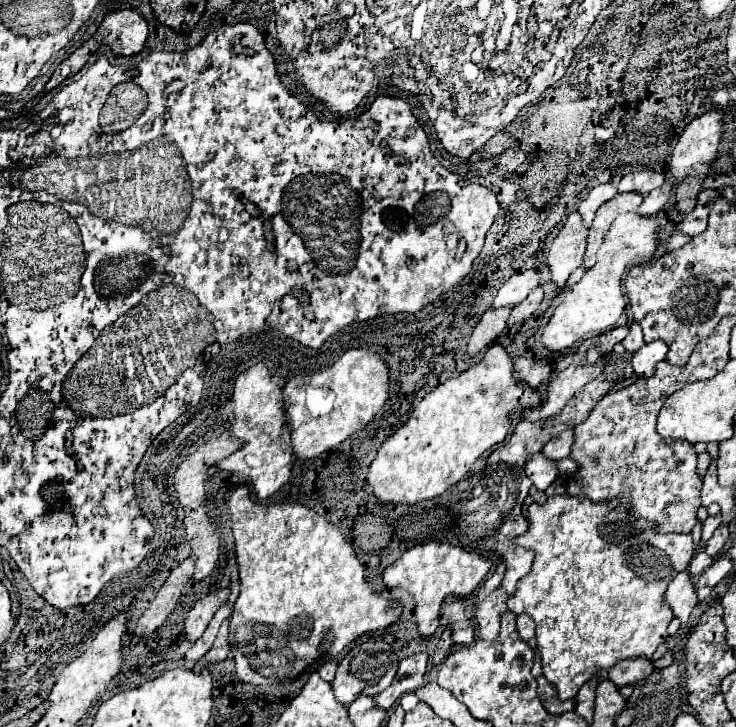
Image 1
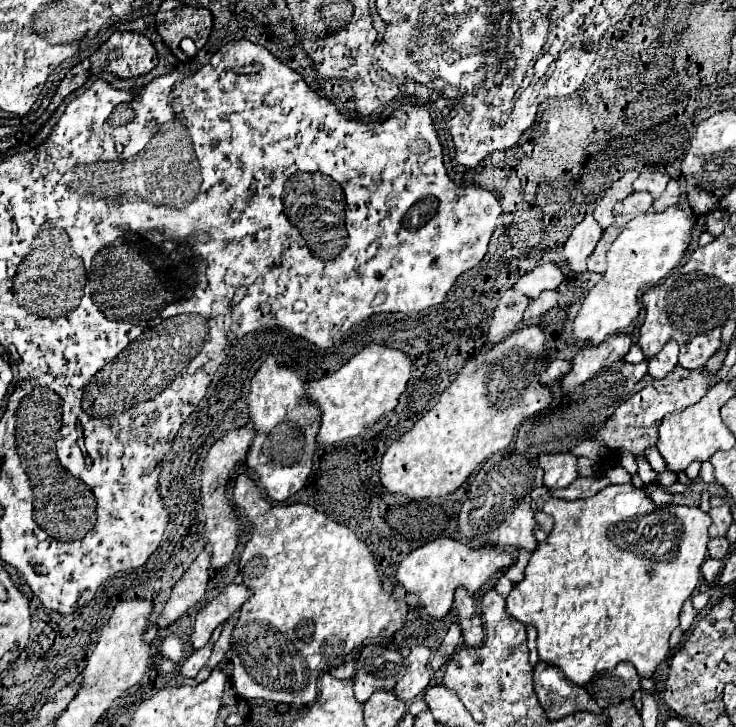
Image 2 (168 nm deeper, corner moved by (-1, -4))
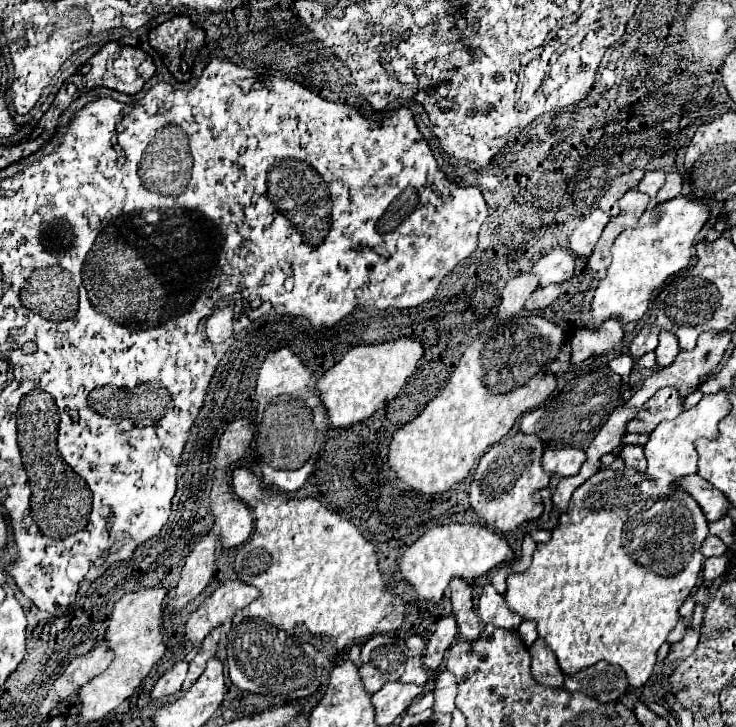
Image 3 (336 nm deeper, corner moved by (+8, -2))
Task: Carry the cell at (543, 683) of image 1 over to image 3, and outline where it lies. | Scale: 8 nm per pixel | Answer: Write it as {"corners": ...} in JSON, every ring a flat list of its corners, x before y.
{"corners":[[537,639,529,647,529,653,531,653,531,675,533,675,533,679,543,687,561,689,565,675,563,675,563,671,559,671,557,659,551,653,551,649,541,639]]}

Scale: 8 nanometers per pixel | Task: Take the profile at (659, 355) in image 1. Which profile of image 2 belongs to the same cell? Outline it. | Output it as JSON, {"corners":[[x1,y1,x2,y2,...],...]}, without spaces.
{"corners":[[668,341,658,355,648,359,648,375,652,379,662,379,676,365,678,365,678,345,676,345,676,341]]}

